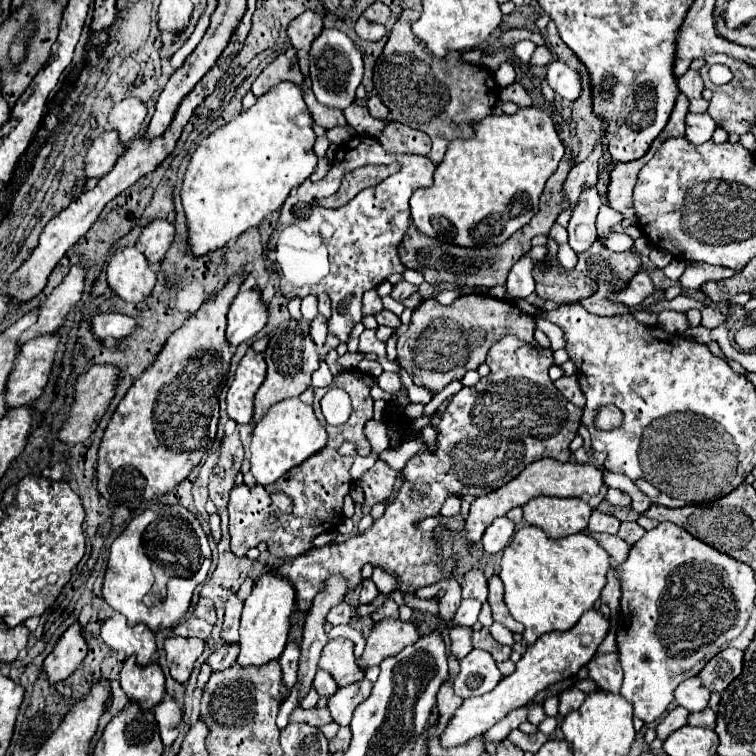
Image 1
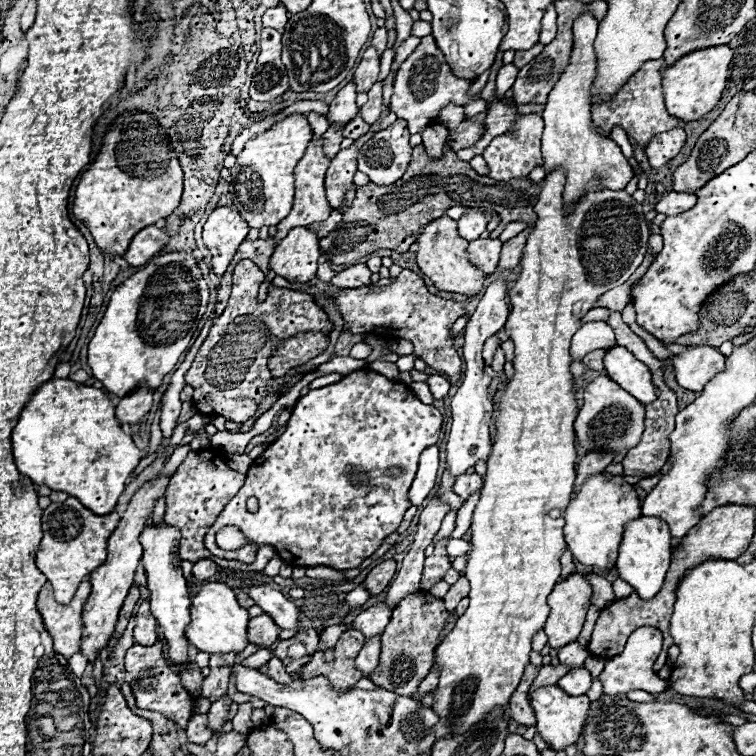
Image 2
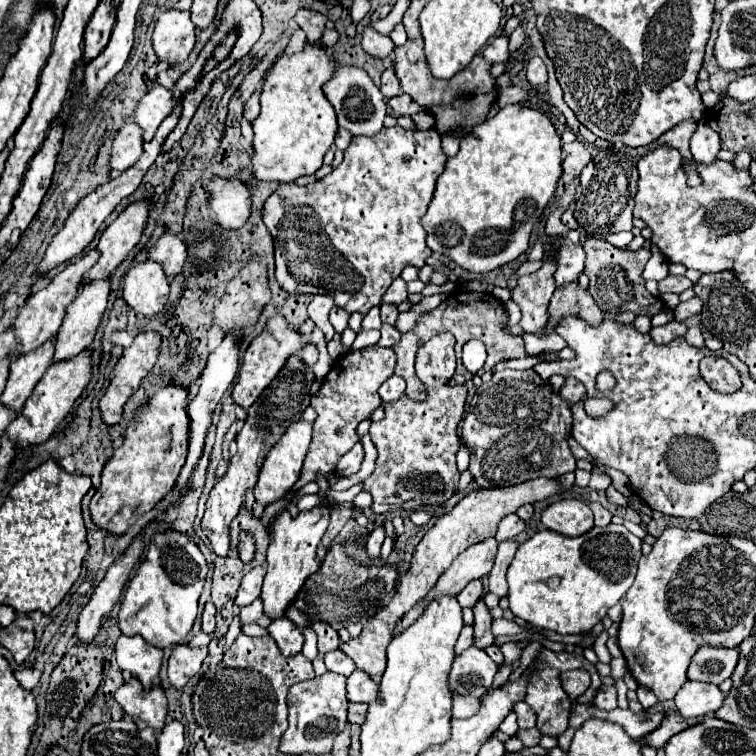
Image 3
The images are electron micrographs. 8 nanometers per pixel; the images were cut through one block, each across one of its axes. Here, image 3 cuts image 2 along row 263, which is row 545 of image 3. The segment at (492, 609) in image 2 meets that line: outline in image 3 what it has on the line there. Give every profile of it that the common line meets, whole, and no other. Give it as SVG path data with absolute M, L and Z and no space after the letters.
M608 524L604 528L594 526L578 538L566 538L552 530L540 530L518 546L508 568L510 608L518 618L530 622L532 626L554 630L558 634L584 634L592 630L606 616L608 608L612 608L634 584L640 558L642 540L620 524Z

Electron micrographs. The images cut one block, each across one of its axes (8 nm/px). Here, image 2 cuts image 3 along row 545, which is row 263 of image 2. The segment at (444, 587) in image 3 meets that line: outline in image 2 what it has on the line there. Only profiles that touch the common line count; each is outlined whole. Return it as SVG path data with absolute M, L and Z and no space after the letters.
M478 238L468 246L468 258L472 264L482 268L486 274L492 274L498 266L502 242L498 238Z

